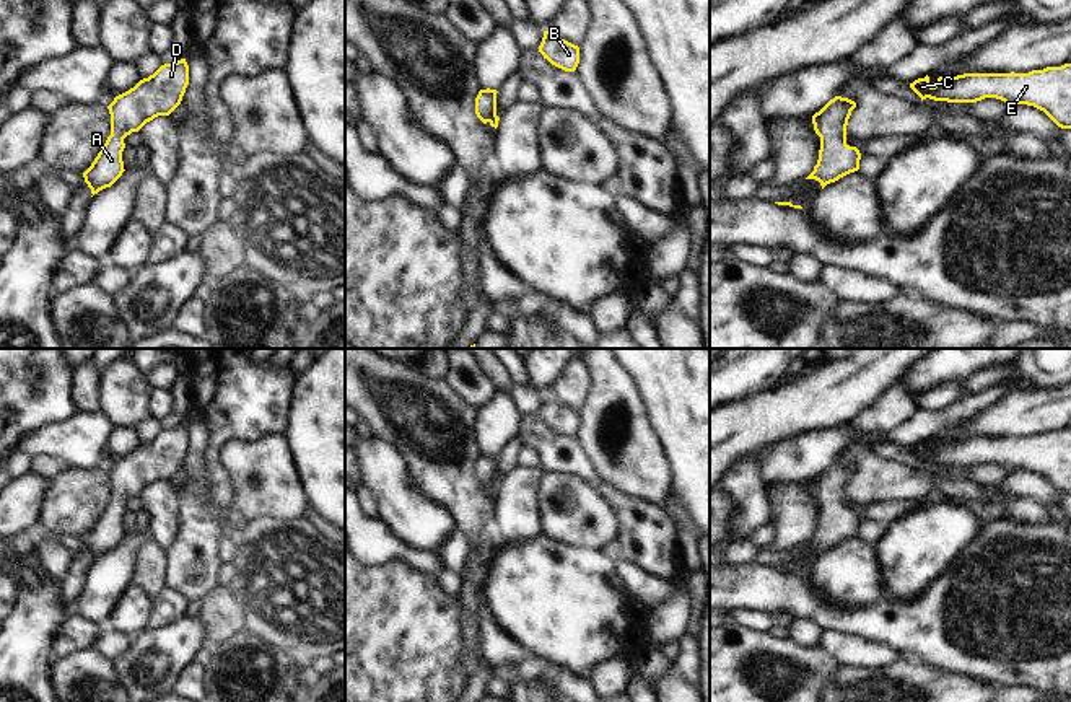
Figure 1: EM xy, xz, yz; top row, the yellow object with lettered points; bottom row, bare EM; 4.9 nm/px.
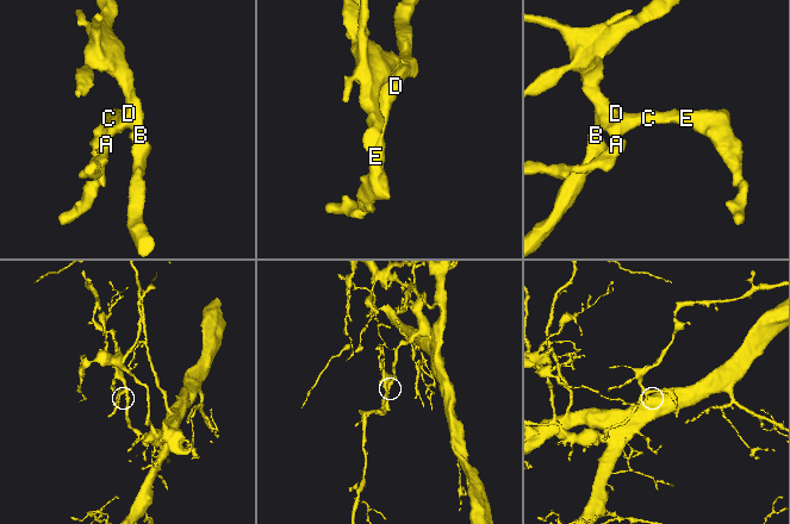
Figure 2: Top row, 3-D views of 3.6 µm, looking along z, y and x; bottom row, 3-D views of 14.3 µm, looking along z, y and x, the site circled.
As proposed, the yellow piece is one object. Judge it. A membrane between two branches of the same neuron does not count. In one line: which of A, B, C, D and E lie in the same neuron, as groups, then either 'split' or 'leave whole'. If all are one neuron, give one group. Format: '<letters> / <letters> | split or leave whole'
A B C D E | leave whole

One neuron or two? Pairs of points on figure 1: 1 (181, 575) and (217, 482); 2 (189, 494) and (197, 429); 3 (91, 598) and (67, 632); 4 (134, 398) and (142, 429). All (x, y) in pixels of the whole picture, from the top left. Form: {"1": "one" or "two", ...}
{"1": "two", "2": "one", "3": "two", "4": "two"}

